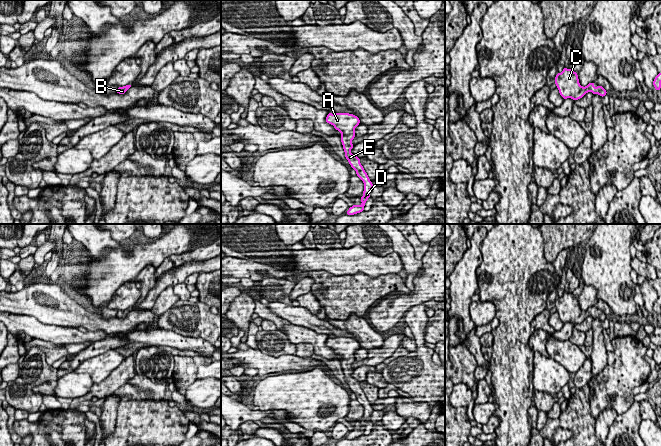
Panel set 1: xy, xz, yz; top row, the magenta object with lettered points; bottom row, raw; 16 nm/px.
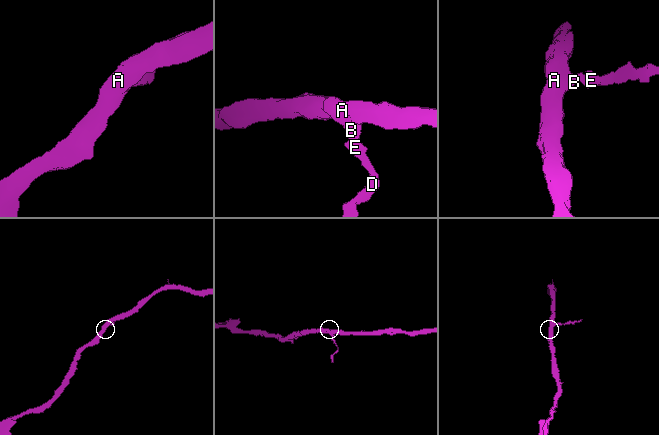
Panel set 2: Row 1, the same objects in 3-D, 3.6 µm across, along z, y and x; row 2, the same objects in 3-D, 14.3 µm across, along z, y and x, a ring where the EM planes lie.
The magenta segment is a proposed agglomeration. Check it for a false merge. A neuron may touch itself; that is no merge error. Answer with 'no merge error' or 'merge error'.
no merge error

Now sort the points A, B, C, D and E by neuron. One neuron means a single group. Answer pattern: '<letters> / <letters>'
A B C D E

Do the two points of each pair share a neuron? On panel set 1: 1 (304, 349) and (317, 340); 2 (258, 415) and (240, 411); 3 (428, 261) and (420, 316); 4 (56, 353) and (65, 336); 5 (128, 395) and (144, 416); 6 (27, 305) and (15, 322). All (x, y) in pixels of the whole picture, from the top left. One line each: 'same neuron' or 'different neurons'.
1: different neurons
2: same neuron
3: different neurons
4: different neurons
5: same neuron
6: different neurons

